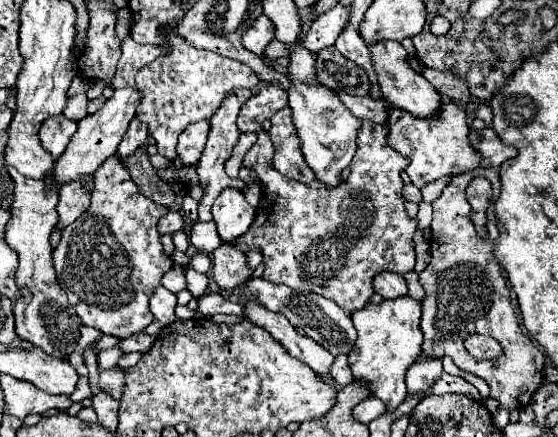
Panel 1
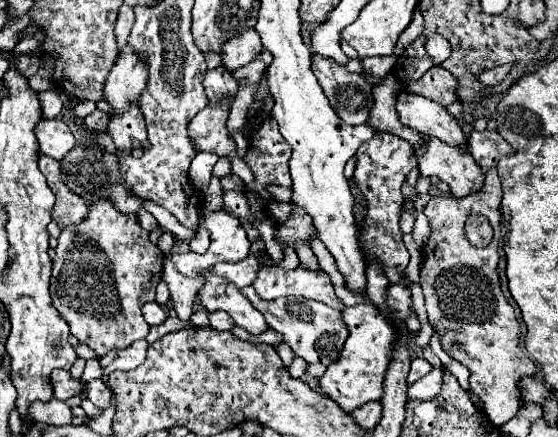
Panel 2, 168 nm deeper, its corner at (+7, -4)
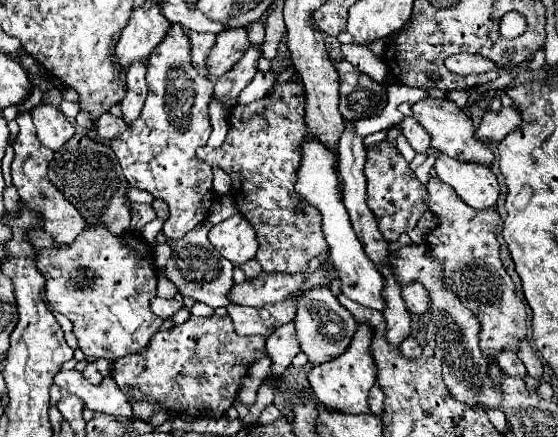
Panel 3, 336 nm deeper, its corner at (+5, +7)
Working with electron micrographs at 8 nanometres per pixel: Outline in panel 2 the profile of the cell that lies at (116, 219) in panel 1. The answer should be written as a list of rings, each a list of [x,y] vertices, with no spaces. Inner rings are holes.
[[[97,199],[79,225],[61,229],[57,241],[59,245],[55,249],[51,273],[51,297],[55,309],[65,317],[79,343],[89,345],[99,357],[103,357],[111,349],[125,349],[133,341],[145,339],[149,325],[143,319],[141,307],[147,301],[155,301],[155,287],[163,277],[161,271],[165,257],[161,249],[149,241],[149,233],[139,227],[137,215],[117,211],[111,199]]]

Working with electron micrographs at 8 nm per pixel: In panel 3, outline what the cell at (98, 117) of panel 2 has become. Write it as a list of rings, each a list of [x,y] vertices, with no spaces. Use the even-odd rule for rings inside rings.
[[[109,112],[103,114],[99,120],[97,120],[97,136],[101,142],[111,142],[113,138],[119,136],[119,132],[125,132],[127,130],[127,124],[121,120],[121,118],[115,118],[111,116]]]

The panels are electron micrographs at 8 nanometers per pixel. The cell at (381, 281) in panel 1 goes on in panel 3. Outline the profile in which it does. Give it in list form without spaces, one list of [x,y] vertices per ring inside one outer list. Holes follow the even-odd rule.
[[[411,284],[407,288],[401,290],[401,296],[405,300],[405,306],[411,314],[425,314],[427,312],[427,306],[429,306],[429,296],[425,292],[425,288],[421,284]]]

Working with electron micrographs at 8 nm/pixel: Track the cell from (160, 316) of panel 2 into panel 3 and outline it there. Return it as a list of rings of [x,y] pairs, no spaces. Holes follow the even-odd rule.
[[[153,298],[151,300],[151,310],[159,316],[159,318],[163,318],[163,320],[167,320],[167,318],[171,318],[175,312],[179,312],[181,308],[191,308],[191,302],[177,302],[177,300],[163,300],[163,298]]]

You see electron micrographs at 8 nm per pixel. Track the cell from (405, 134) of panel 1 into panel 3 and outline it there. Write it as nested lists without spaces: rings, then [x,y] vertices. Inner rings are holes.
[[[431,150],[431,154],[437,158],[437,176],[449,184],[467,206],[475,210],[495,208],[499,198],[499,182],[489,168],[483,168],[481,164],[463,164],[435,150]]]

